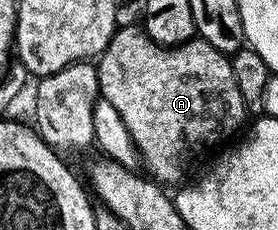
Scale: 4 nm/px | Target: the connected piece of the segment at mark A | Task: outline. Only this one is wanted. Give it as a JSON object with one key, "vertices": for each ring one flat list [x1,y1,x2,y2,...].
{"vertices":[[120,25,110,45,98,56,96,71,100,74,100,98,118,109,139,158,148,166,147,174,161,185,179,184,188,171,188,163,226,142,240,126,245,126,246,112,238,81,234,81,232,60,202,38,190,38,177,47,163,47,144,32,143,26]]}

